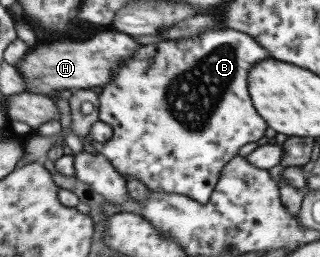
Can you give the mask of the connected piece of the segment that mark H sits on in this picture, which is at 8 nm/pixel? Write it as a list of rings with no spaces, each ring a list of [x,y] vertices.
[[[104,31],[84,41],[62,41],[62,43],[48,43],[38,45],[30,49],[18,63],[16,71],[24,75],[24,87],[32,94],[50,97],[52,92],[59,90],[76,91],[78,89],[91,89],[96,86],[104,86],[110,81],[112,67],[116,67],[122,57],[124,61],[130,57],[132,49],[136,49],[138,43],[132,41],[132,37],[122,35],[118,31]]]

